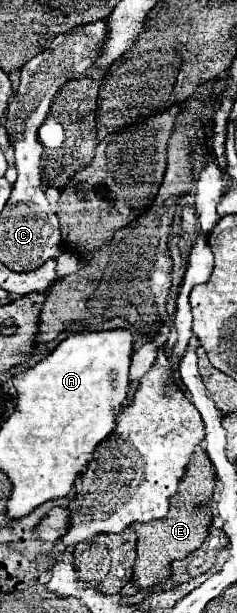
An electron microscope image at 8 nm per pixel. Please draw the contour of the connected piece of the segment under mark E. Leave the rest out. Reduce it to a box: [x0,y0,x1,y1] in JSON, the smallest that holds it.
[132,448,214,590]

